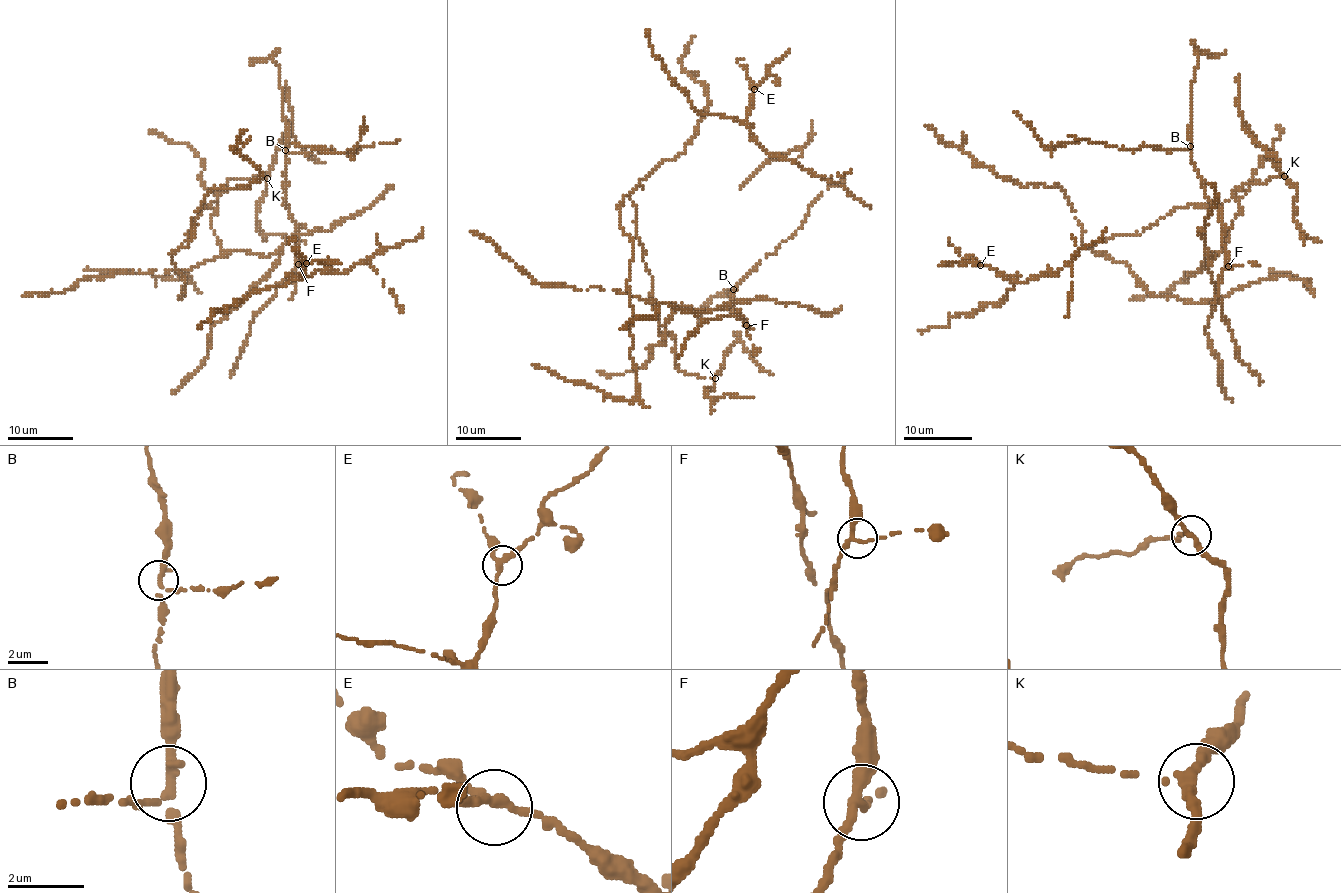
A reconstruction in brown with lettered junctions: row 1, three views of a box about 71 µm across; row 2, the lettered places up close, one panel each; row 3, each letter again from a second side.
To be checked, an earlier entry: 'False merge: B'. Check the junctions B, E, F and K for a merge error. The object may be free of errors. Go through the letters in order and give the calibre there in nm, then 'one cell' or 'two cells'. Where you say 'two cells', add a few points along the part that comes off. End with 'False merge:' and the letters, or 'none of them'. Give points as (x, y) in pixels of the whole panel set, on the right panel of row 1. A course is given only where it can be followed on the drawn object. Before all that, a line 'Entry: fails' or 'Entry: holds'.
Entry: holds
B: calibre 240 nm; two cells; course (1190, 147), (1187, 150), (1168, 150), (1141, 145), (1141, 149), (1131, 150), (1067, 137)
E: calibre 240 nm; one cell
F: calibre 240 nm; one cell
K: calibre 240 nm; one cell
False merge: B

